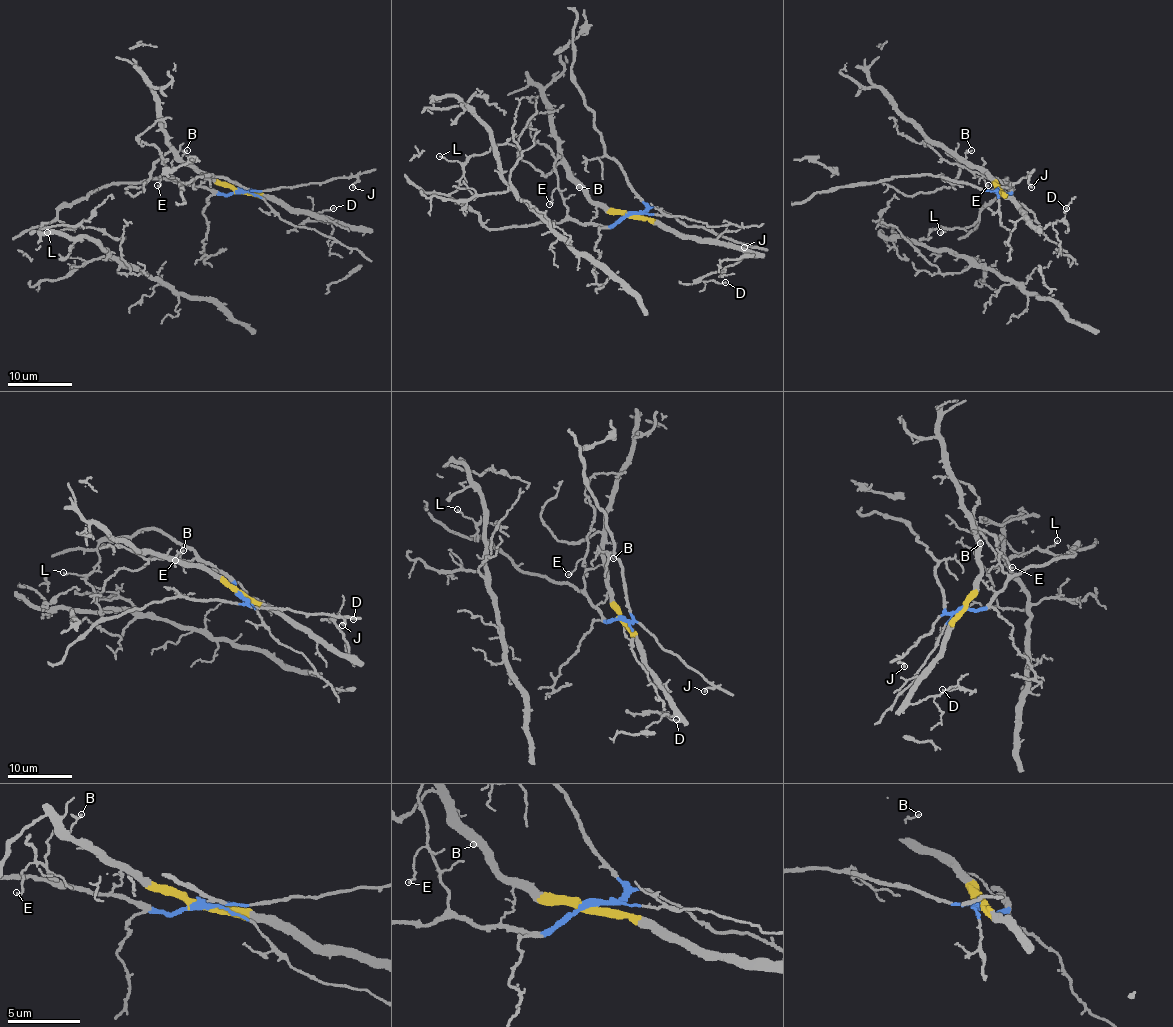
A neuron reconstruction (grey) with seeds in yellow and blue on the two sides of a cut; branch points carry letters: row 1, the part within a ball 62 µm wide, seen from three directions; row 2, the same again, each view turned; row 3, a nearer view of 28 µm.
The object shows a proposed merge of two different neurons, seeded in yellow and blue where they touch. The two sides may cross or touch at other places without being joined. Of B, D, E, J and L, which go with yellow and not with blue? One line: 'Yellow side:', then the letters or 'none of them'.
Yellow side: B, D

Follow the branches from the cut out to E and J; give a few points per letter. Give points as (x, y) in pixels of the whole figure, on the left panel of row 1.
E: (238, 191), (227, 194), (189, 186), (165, 172), (160, 176), (160, 184), (157, 184)
J: (238, 191), (293, 188), (296, 184), (354, 176), (353, 188)

